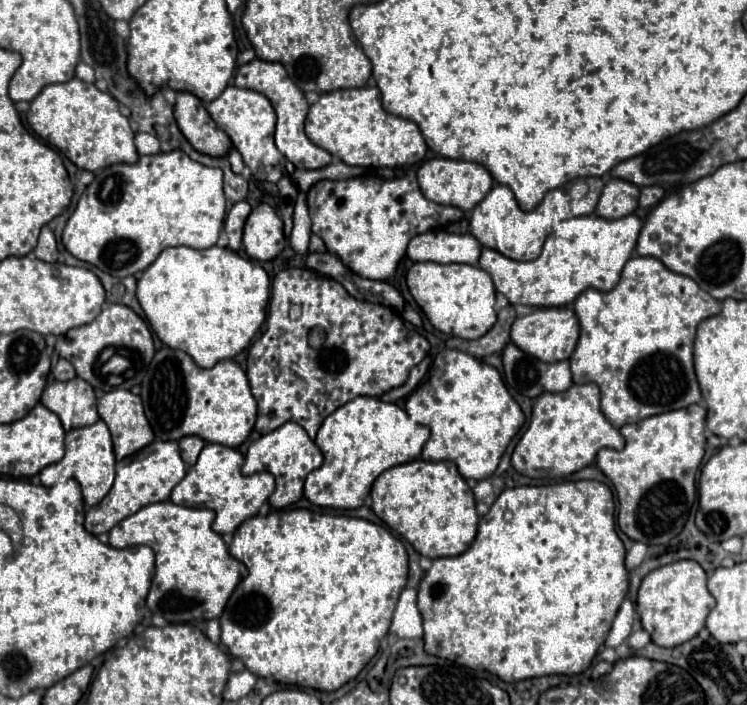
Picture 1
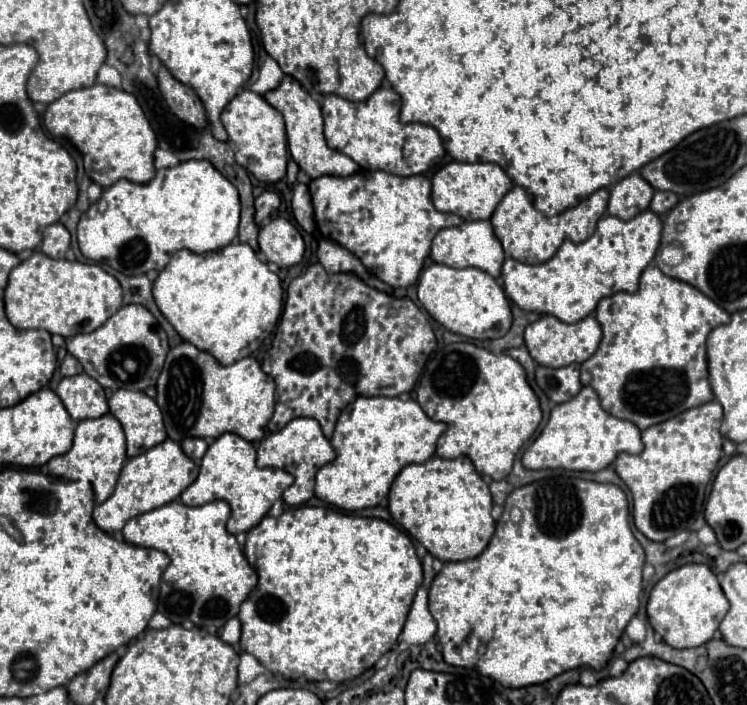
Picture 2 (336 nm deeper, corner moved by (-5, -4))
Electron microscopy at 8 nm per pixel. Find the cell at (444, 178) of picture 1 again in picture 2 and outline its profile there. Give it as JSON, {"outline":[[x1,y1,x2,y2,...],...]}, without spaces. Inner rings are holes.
{"outline":[[450,162,440,168,432,178,432,202,440,212,458,214,464,220,488,220,502,200,502,196,512,188,512,180,506,172,490,162]]}

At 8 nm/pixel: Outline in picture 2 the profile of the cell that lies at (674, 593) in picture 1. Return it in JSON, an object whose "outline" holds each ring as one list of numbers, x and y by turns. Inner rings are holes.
{"outline":[[686,564,668,572,650,592,648,620,660,638,672,648,694,648,706,644,718,630,720,620,728,610,726,596,718,584,716,574,706,564]]}

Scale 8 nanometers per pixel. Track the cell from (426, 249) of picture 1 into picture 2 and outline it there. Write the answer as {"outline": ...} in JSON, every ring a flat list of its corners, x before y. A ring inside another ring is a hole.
{"outline":[[476,220,476,222,464,222,454,228,440,230,432,240,432,252,430,258,438,264,450,266,450,268,480,268,488,272,490,276,500,276,500,266,504,262,504,250,498,238,494,236,494,228,488,220]]}

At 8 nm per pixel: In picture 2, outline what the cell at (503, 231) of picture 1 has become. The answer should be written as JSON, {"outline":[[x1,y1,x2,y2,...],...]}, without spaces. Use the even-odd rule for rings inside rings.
{"outline":[[514,186,500,200,490,222,494,226,496,238,502,242,506,256,520,260,524,264,542,264,556,254,556,250,564,240,584,242,594,234,596,222,600,220,600,216,604,216,604,210,608,206,608,196,610,196,608,190,602,188,602,190,596,190,592,196,588,196,586,200,582,200,580,204,566,208,556,216,544,216,532,206,532,198,526,194,526,190,520,186]]}

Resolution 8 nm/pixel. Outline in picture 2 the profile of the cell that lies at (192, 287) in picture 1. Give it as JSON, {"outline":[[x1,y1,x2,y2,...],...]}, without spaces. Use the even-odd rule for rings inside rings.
{"outline":[[232,242,208,254,174,252,154,282,154,300,182,340,212,354,222,366,258,350,282,314,280,278,242,242]]}

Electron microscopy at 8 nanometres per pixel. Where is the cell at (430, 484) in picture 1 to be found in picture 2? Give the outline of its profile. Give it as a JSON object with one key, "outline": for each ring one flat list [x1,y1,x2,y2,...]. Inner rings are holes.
{"outline":[[432,456,424,464,406,466,392,482,388,510,410,536,442,562,476,558,494,534,488,484,480,478,466,456,454,460]]}

